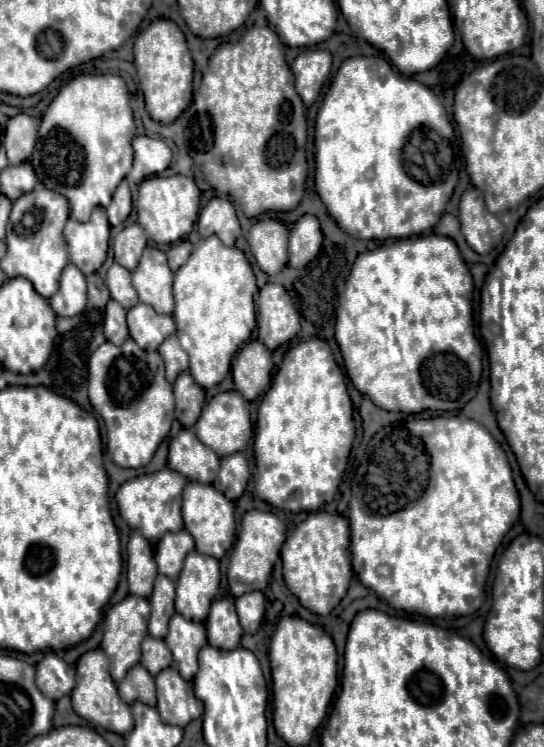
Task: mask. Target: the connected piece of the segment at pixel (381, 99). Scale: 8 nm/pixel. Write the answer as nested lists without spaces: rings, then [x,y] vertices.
[[[347,58],[315,120],[315,190],[349,236],[387,240],[429,232],[459,176],[453,144],[447,142],[455,142],[453,126],[433,90],[401,76],[385,58]]]

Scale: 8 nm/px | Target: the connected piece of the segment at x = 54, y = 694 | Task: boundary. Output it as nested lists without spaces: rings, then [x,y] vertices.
[[[47,654],[37,664],[37,688],[51,700],[59,700],[71,694],[75,686],[75,666],[69,666],[63,658]]]

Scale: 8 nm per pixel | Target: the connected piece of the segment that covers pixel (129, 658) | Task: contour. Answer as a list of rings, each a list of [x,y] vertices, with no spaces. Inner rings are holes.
[[[127,596],[121,602],[109,606],[105,610],[103,620],[103,642],[101,650],[111,660],[111,678],[119,684],[121,678],[127,674],[131,666],[135,666],[141,660],[141,640],[147,636],[147,620],[149,620],[149,600],[141,596]]]

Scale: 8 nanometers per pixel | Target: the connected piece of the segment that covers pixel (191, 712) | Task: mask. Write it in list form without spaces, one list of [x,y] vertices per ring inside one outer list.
[[[165,668],[155,676],[157,682],[157,710],[165,724],[185,728],[191,720],[203,714],[201,700],[193,694],[193,686],[181,678],[175,668]]]

